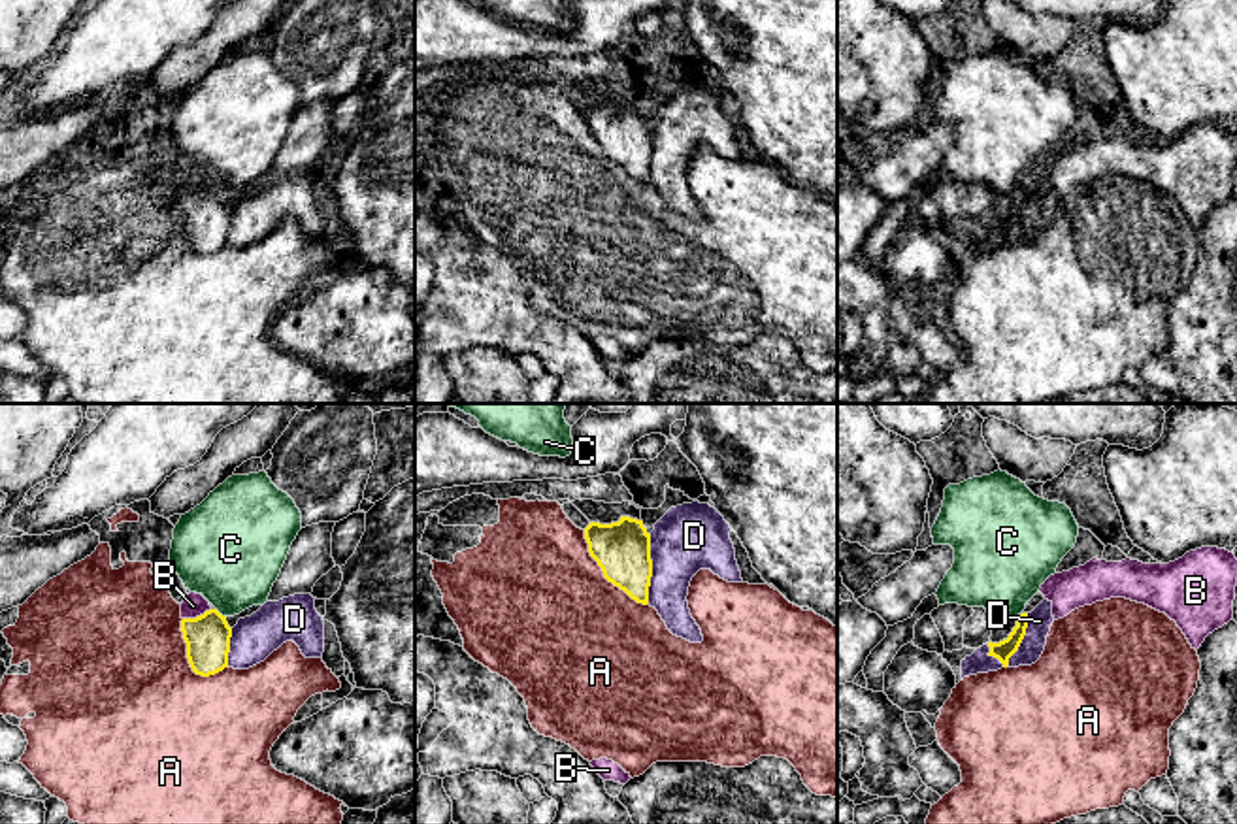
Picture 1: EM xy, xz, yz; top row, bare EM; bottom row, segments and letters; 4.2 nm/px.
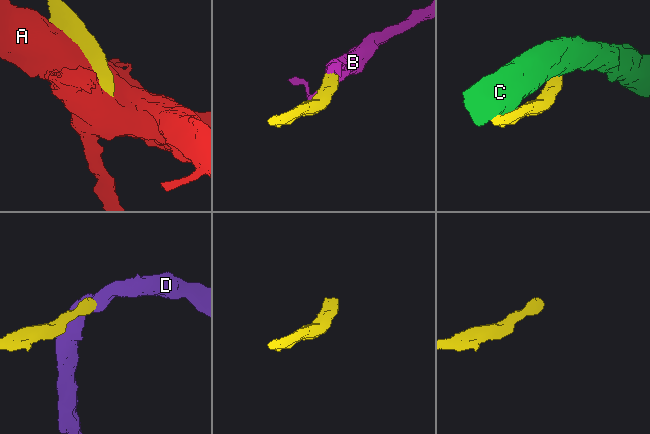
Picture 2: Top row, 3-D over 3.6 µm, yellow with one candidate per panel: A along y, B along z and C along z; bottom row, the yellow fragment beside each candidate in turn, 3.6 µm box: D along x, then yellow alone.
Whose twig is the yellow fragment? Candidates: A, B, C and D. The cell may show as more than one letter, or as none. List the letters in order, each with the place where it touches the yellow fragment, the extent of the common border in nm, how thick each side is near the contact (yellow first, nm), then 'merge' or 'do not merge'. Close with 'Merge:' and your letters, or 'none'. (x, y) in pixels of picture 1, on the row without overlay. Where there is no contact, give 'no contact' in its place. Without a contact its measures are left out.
A: contact xz (604, 153); length 420 nm; calibres 240 and 500 nm; do not merge
B: contact xy (197, 195); length 130 nm; calibres 190 and 100 nm; merge
C: contact xy (219, 191); length 60 nm; calibres 190 and 420 nm; do not merge
D: contact yz (1021, 219); length 260 nm; calibres 80 and 110 nm; do not merge
Merge: B

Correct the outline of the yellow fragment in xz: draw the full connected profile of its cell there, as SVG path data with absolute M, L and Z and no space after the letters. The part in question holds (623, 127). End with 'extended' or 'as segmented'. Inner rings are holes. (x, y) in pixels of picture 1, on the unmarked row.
M620 94L618 100L590 100L585 106L590 134L603 155L637 181L649 181L652 155L651 111L643 98Z | as segmented

